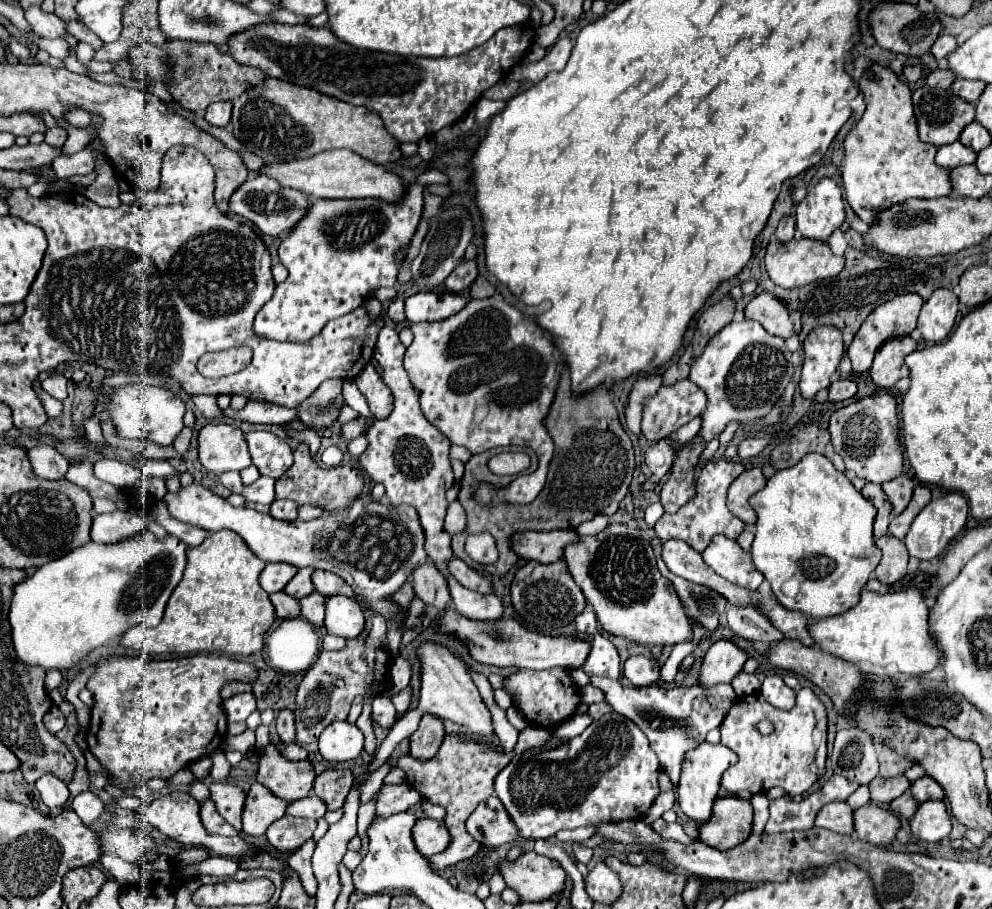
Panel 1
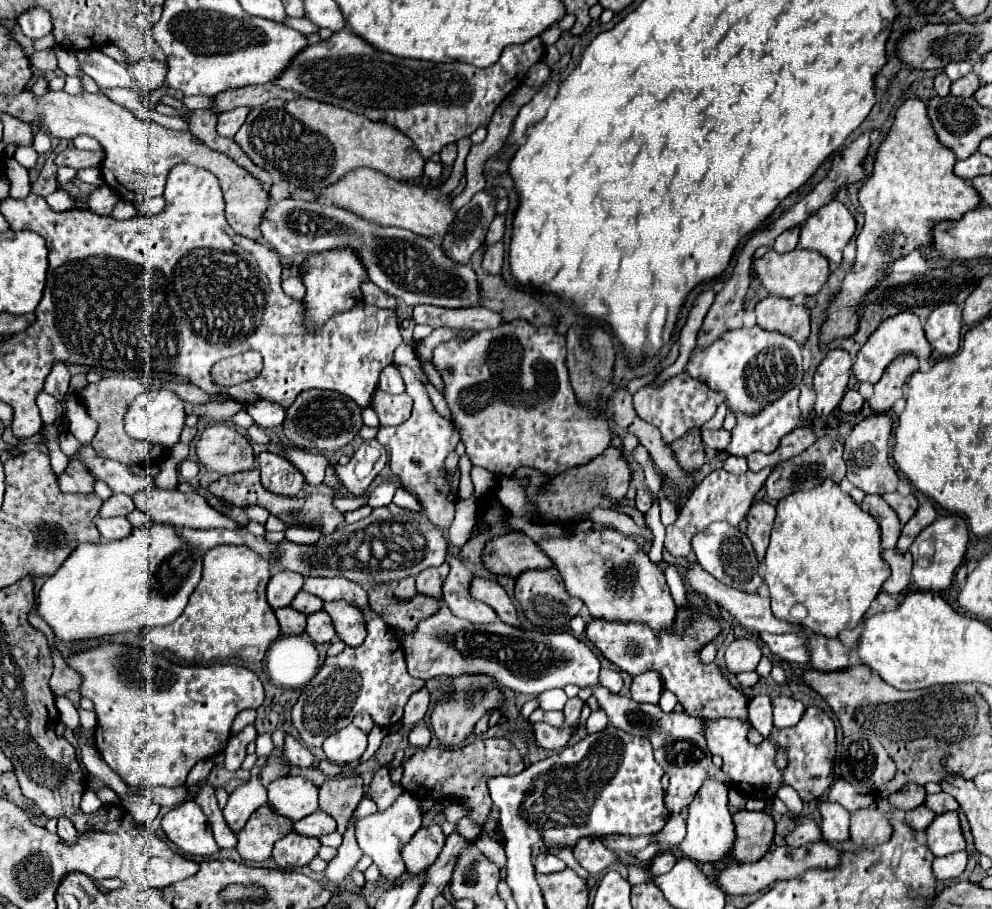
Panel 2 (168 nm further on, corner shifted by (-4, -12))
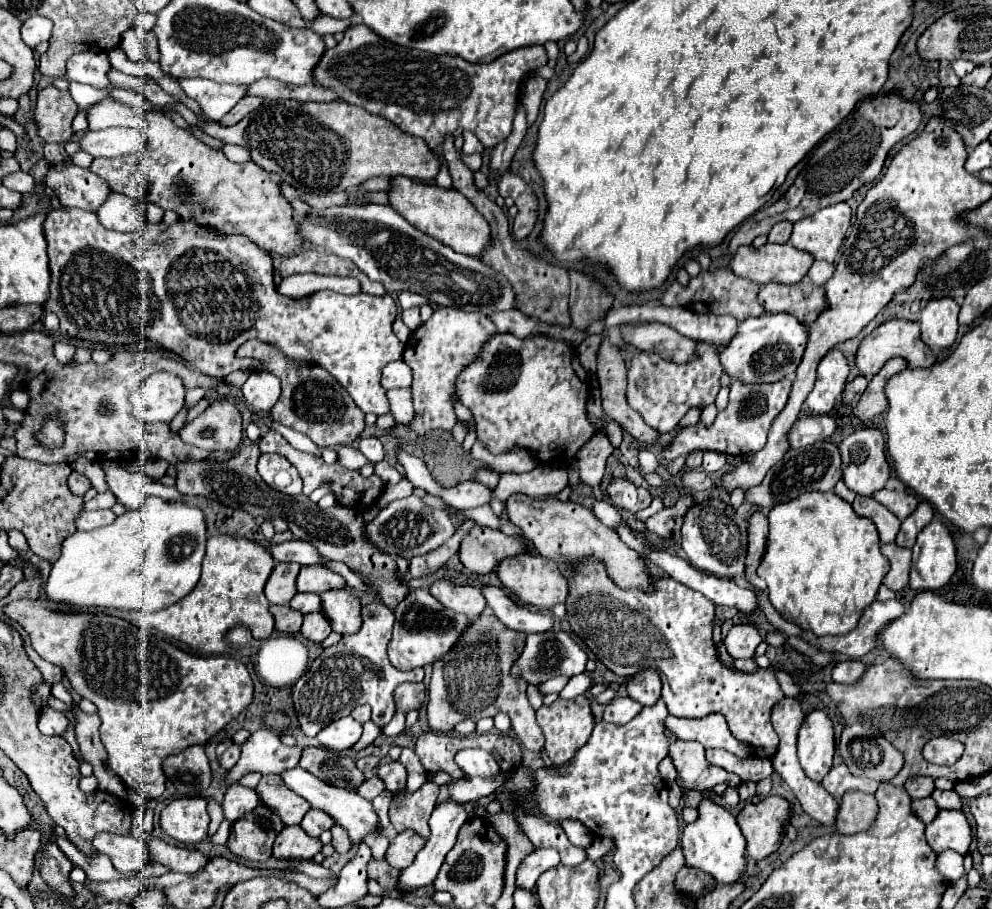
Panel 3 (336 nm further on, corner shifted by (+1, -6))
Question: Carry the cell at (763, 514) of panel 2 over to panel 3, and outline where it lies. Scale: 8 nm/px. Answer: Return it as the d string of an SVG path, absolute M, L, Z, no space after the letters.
M754 511L748 521L748 557L746 557L746 577L756 589L766 589L764 579L756 575L758 563L764 555L766 547L766 535L768 535L768 517L760 511Z

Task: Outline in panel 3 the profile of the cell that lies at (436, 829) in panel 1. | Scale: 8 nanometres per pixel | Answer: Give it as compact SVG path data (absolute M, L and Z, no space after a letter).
M402 831L396 835L396 839L390 843L388 851L386 851L386 861L396 867L396 869L406 869L412 859L416 857L416 853L424 847L426 839L420 837L414 831Z

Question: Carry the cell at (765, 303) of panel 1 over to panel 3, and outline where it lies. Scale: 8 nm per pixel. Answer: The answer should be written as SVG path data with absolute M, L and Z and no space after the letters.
M808 277L796 285L768 283L760 289L758 299L766 313L788 313L800 319L804 325L814 323L820 311L826 307L824 287L814 285Z

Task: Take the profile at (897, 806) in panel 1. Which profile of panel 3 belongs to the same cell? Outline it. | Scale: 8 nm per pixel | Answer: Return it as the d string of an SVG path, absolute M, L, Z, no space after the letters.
M932 797L912 801L912 811L914 811L924 823L930 823L930 821L938 815L938 807L936 807L936 803L934 803Z

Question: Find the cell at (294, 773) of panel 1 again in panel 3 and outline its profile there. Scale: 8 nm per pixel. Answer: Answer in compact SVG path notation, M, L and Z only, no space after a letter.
M262 775L256 793L262 803L266 803L274 813L280 815L284 825L298 825L310 809L310 803L288 789L280 775Z

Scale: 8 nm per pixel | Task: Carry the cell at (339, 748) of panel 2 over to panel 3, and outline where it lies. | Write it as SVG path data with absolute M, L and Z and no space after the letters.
M342 717L334 723L330 723L328 727L324 727L324 731L320 731L316 735L316 741L328 749L328 751L346 751L350 749L362 735L362 725L358 721L354 721L352 717Z

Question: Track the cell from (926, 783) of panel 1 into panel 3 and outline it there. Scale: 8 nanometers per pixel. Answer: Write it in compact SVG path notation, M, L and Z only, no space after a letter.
M934 789L932 799L936 801L936 805L940 809L960 809L962 807L962 799L960 799L960 795L956 791L940 791L940 789Z

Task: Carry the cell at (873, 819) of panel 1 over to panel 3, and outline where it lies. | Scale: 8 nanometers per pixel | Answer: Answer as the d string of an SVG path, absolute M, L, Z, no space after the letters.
M848 791L840 803L840 813L836 817L836 829L844 835L854 835L868 831L878 815L878 803L874 795L862 791Z

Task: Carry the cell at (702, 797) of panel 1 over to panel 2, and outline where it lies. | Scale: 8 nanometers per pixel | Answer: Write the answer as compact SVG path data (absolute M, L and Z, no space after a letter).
M709 779L705 781L703 789L697 791L697 797L689 805L687 837L679 843L679 849L693 861L719 863L729 855L733 843L735 843L735 827L727 805L727 787L715 779Z

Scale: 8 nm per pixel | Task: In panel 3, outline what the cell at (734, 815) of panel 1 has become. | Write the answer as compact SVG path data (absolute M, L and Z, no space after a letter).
M770 795L760 803L746 803L736 821L746 835L746 855L750 859L766 859L774 853L784 837L784 825L790 817L790 805L784 797Z

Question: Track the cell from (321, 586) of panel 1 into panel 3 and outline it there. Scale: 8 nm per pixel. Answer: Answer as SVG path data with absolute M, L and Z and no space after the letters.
M308 565L300 569L298 575L298 591L306 591L306 593L324 593L330 589L344 589L346 581L342 575L322 567L322 565Z

